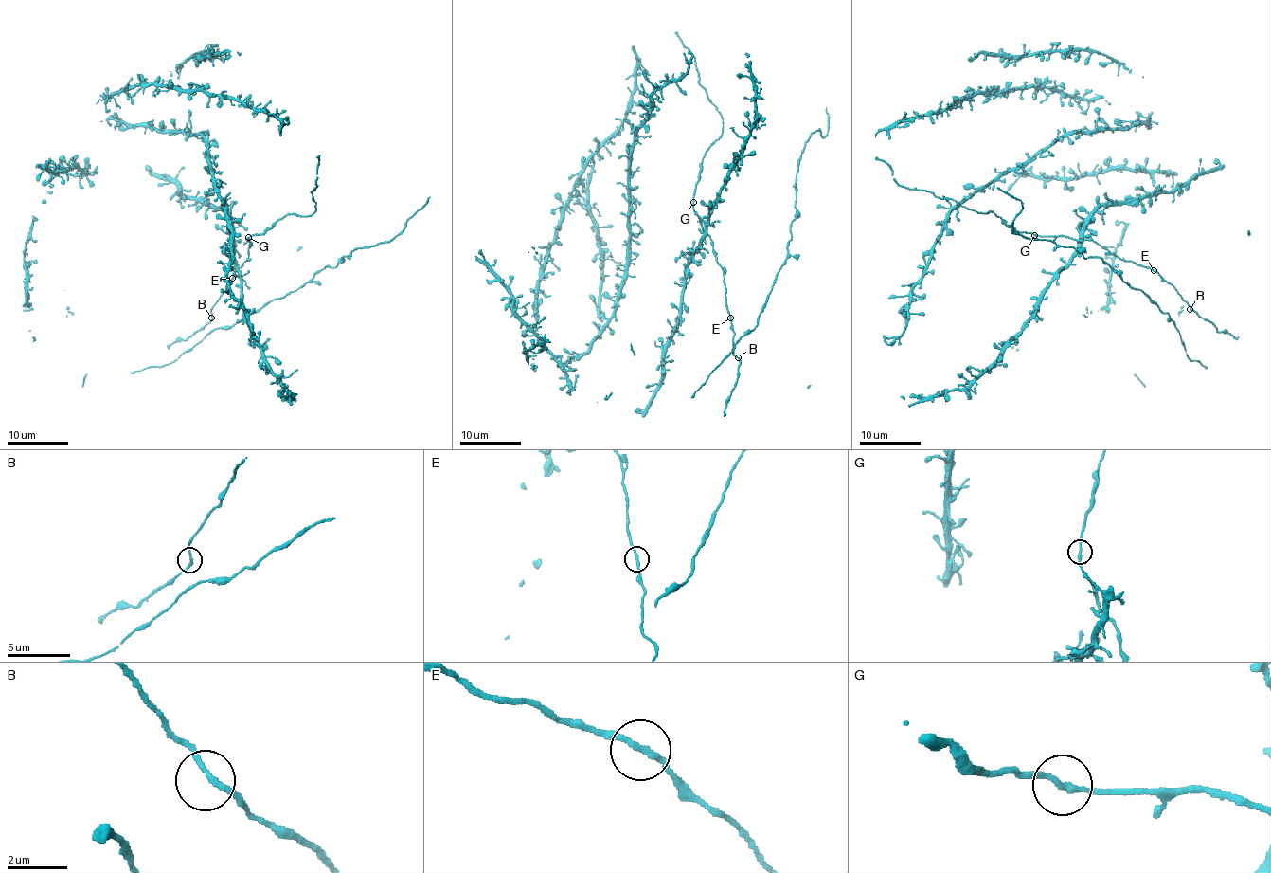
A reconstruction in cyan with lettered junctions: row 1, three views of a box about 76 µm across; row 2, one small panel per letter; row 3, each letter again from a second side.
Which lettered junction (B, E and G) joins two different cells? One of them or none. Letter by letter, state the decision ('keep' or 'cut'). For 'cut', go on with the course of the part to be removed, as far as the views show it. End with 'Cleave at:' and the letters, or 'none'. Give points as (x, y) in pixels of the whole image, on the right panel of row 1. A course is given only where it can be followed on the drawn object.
B: keep
E: keep
G: keep
Cleave at: none

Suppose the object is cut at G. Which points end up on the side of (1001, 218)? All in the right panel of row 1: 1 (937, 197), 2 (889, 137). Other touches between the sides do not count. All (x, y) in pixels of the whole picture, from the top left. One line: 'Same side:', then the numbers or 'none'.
Same side: 1

